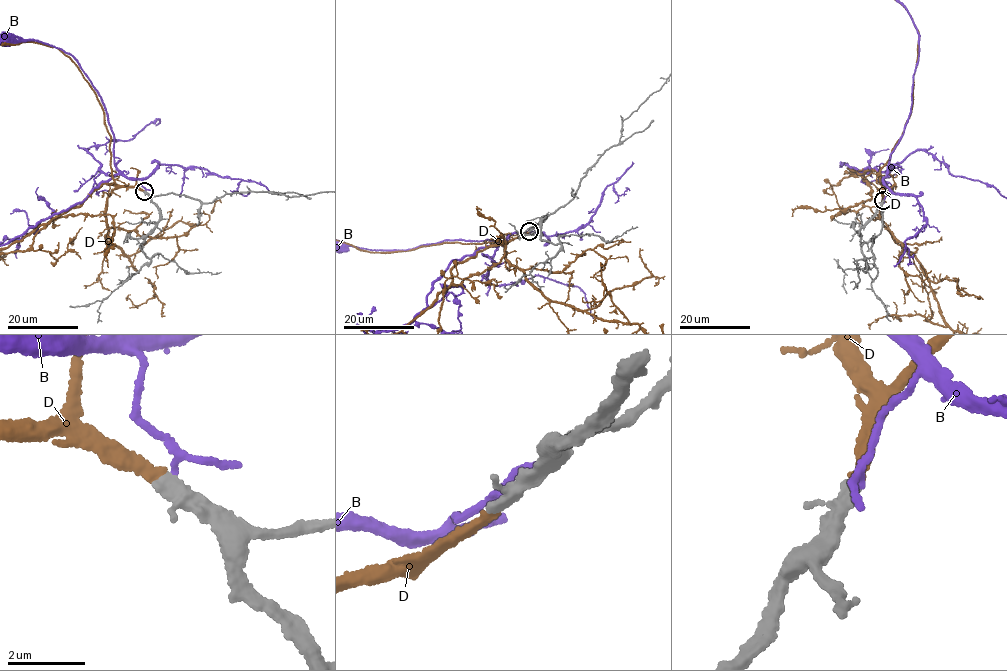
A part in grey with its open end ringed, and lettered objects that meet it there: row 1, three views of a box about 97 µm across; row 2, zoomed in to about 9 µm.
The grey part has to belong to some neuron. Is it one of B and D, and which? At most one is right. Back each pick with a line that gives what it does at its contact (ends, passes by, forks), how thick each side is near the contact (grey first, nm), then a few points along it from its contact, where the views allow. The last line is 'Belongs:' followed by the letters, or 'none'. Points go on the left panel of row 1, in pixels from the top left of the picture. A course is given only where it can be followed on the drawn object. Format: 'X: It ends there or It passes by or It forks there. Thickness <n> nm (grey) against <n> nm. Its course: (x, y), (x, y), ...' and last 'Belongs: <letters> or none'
D: It ends there. Thickness 280 nm (grey) against 280 nm
Belongs: D

